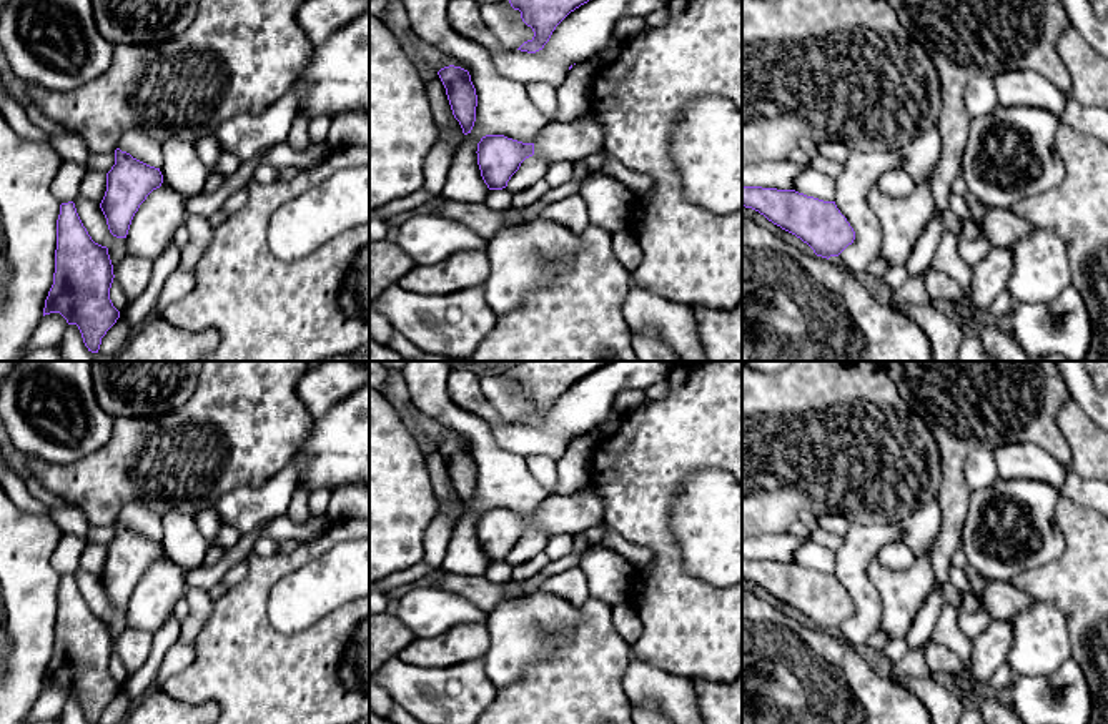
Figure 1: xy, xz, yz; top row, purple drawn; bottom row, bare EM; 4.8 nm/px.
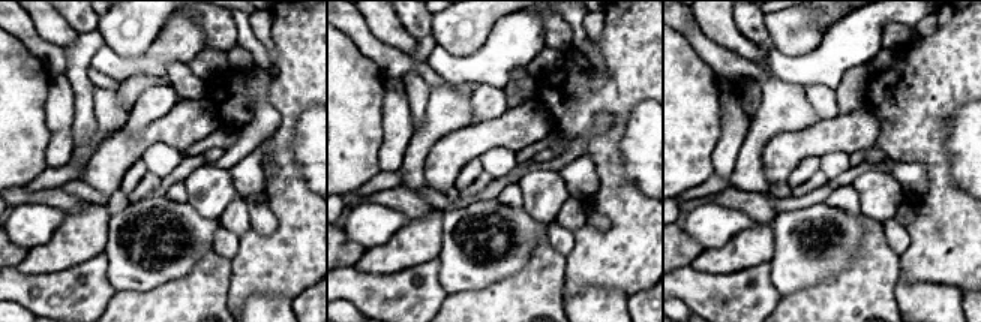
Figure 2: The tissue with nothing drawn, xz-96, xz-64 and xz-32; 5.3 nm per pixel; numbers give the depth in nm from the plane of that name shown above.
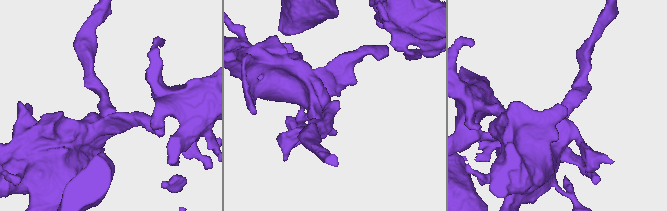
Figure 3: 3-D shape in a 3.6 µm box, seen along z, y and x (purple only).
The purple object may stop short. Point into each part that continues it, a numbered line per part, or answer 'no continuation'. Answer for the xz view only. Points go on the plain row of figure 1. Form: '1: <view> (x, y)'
1: xz (574, 513)

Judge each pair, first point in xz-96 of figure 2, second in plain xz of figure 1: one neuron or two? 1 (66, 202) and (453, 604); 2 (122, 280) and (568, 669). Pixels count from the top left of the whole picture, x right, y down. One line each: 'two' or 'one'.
1: two
2: two

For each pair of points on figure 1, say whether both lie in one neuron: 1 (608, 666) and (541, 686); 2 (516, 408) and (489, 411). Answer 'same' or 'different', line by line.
1: same
2: different

